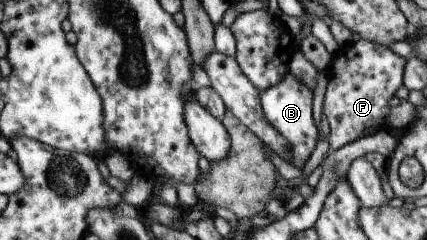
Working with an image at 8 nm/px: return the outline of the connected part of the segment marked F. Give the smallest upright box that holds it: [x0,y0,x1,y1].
[323,39,406,151]

